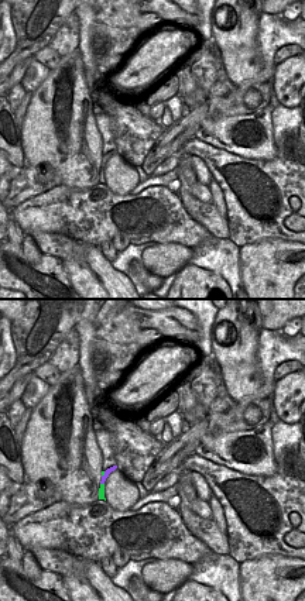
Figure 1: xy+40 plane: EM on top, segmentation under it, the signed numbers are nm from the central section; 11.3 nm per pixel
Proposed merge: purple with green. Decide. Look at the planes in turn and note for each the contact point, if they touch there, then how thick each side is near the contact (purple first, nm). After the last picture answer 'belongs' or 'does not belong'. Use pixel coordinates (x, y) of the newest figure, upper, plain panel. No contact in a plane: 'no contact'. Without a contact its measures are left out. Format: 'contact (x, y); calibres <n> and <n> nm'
contact (105, 158); calibres 70 and 30 nm

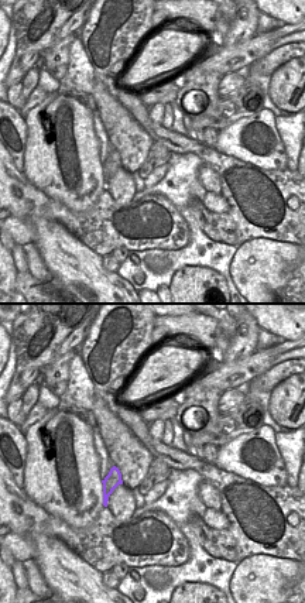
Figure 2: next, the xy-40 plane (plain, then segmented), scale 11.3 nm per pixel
no contact

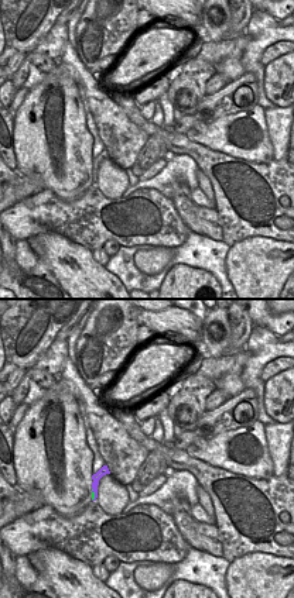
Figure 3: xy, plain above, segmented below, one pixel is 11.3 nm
contact (95, 178); calibres 90 and 30 nm

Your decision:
does not belong

